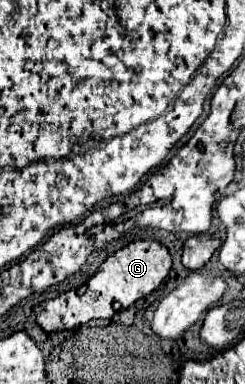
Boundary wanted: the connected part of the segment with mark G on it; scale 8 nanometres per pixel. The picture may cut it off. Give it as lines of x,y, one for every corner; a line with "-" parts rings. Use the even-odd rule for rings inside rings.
154,240
130,242
128,246
124,246
116,254
112,254
100,266
100,270
88,280
84,296
66,292
54,300
46,300
40,306
36,306
34,308
36,322
44,332
52,334
52,332
62,332
62,330
72,330
74,326
90,322
94,318
112,318
114,302
120,302
122,308
132,306
136,300
140,300
140,298
148,296
152,290
156,290
162,284
162,280
168,276
170,268
172,268
170,254
168,254
166,246
162,246
160,242
154,242

